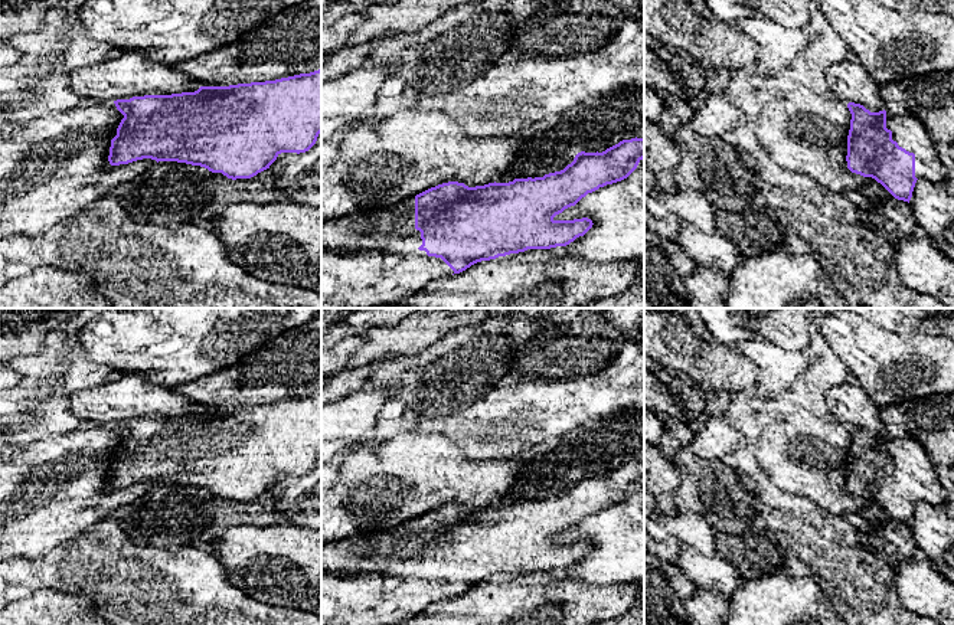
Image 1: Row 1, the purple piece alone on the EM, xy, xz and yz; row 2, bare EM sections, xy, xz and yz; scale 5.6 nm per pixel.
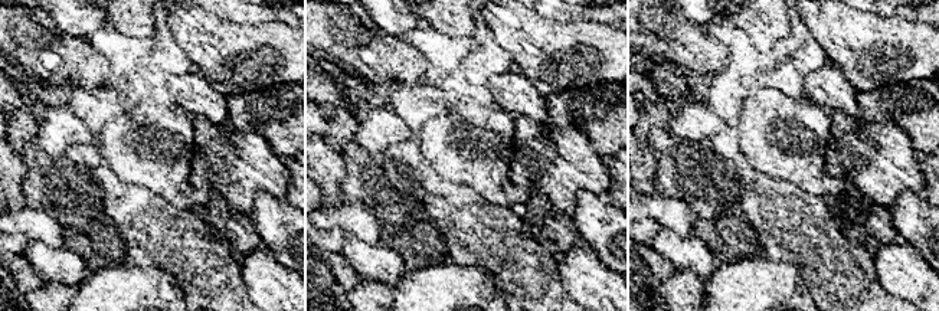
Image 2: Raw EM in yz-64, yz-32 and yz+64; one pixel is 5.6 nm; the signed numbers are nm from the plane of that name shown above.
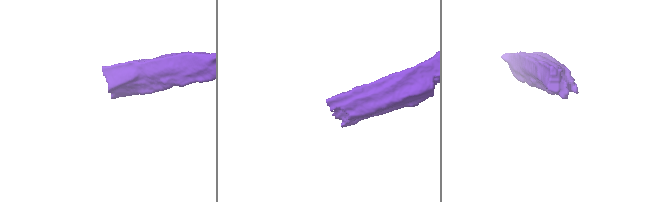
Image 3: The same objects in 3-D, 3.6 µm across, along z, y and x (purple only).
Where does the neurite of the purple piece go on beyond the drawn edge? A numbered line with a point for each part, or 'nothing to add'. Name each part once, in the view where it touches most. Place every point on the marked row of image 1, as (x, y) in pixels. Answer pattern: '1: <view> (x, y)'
1: xz (369, 259)

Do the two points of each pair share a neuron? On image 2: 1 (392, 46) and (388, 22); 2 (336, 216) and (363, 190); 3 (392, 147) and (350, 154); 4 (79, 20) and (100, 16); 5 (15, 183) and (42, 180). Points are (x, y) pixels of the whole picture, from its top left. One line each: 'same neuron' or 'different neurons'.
1: different neurons
2: different neurons
3: different neurons
4: same neuron
5: different neurons

